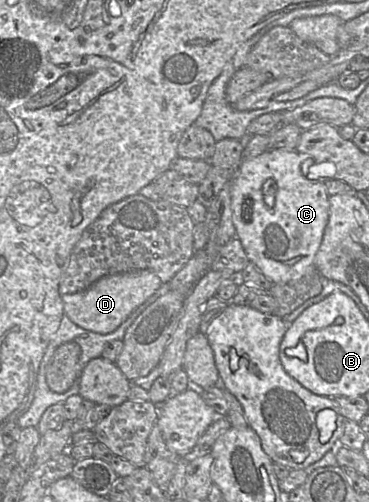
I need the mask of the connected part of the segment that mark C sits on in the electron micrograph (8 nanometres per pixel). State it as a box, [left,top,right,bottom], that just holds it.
[231,149,329,283]

